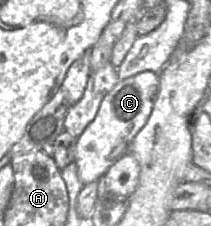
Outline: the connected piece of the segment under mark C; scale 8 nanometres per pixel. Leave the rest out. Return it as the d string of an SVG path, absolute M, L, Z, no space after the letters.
M144 71L124 80L119 80L102 100L94 120L77 138L74 163L77 174L85 186L98 181L124 154L138 132L147 123L159 91L159 75Z

